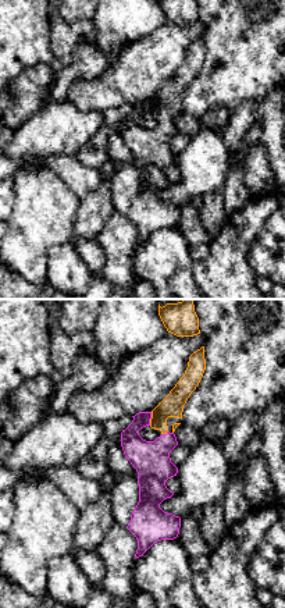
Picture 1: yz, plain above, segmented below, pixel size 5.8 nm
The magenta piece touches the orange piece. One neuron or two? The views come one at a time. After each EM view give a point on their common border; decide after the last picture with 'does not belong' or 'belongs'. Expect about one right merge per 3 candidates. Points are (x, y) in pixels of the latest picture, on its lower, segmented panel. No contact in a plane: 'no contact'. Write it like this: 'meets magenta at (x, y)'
meets magenta at (150, 418)

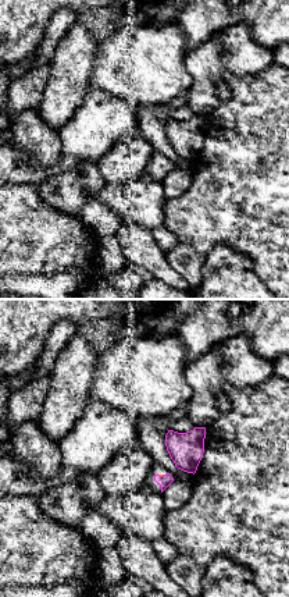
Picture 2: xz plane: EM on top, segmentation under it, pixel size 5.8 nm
meets magenta at (159, 475)

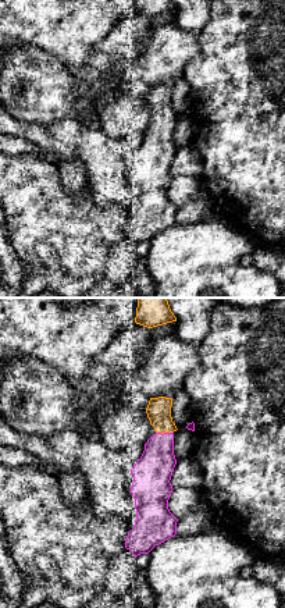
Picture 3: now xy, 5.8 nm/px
meets magenta at (164, 433)

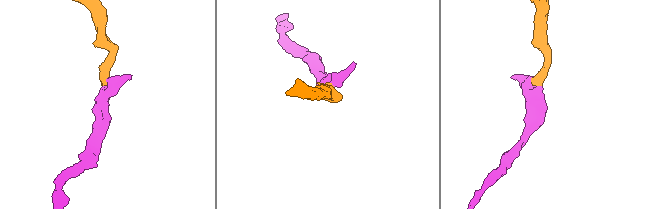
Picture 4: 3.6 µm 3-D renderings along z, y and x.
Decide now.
belongs

